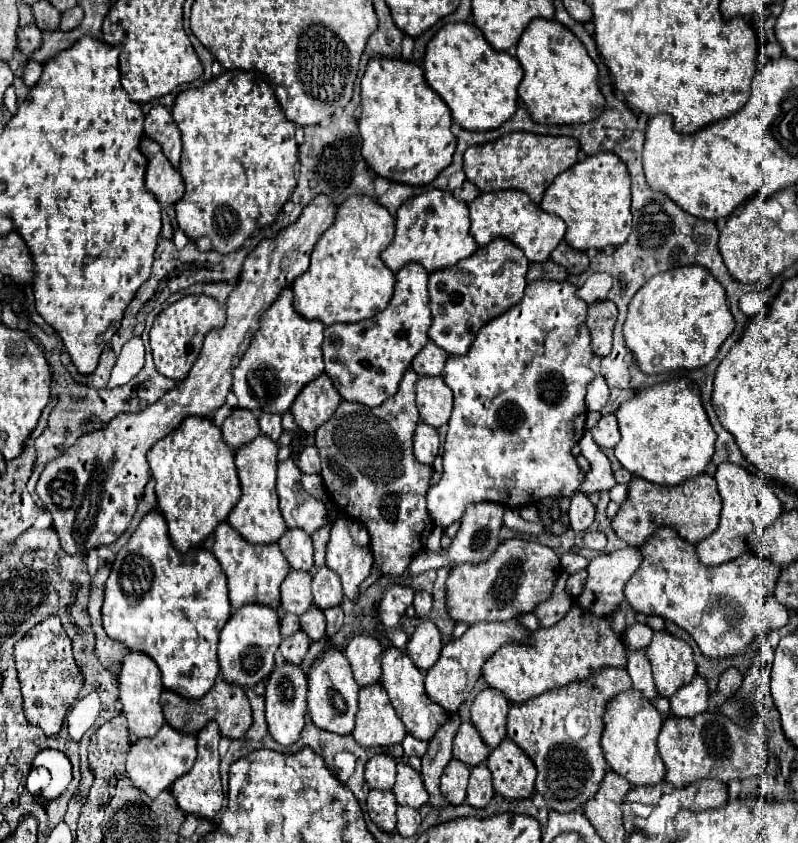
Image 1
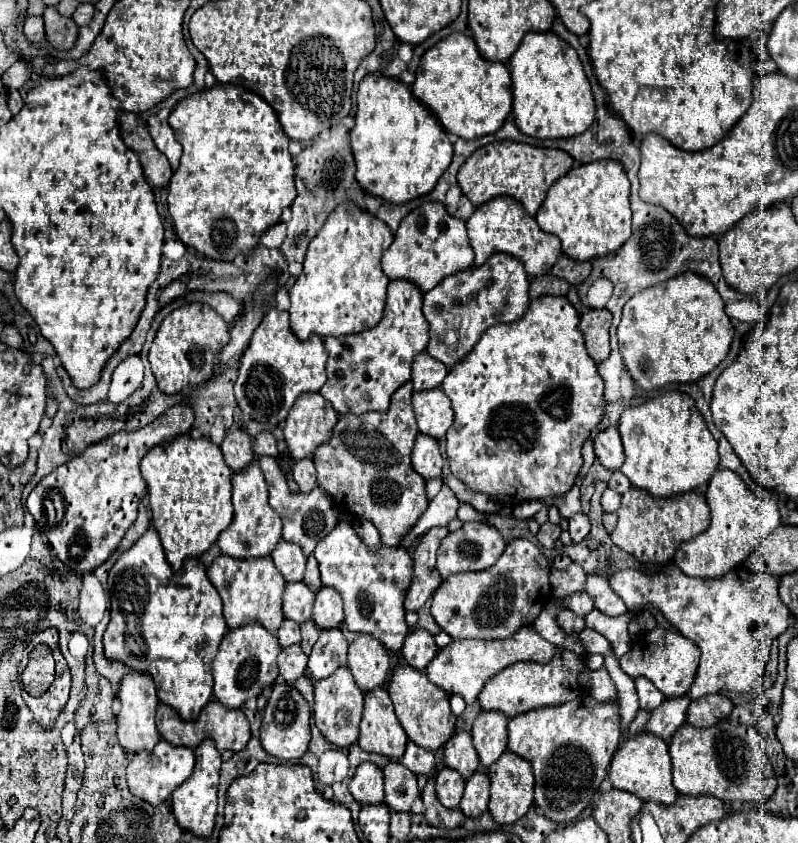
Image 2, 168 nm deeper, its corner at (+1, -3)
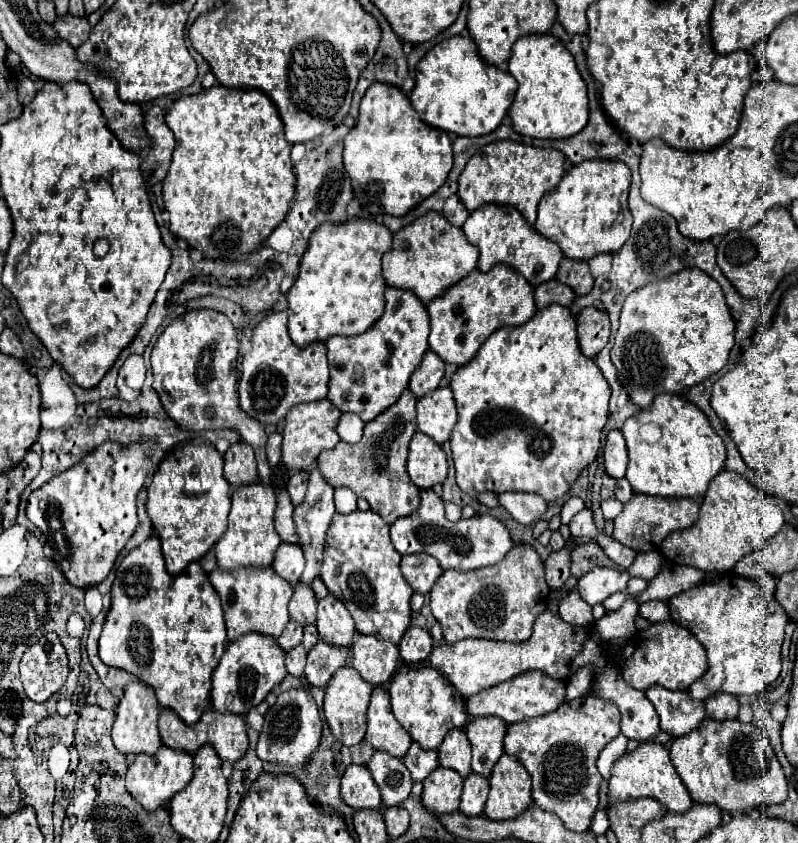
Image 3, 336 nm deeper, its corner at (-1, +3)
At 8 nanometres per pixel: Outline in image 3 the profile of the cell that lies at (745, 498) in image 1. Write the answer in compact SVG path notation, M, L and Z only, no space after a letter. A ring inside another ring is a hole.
M722 470L708 486L698 522L686 530L672 532L660 546L660 552L674 564L692 566L706 574L728 572L746 554L762 548L782 526L782 510L770 496L750 484L744 476Z

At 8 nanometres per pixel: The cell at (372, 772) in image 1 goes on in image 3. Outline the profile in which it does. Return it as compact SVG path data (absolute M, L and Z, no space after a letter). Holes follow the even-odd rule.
M352 764L342 776L342 798L348 806L360 808L380 808L380 790L372 780L372 774L366 766Z

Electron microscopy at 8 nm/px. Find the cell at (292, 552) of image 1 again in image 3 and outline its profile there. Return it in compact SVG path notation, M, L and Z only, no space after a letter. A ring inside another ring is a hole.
M282 542L276 550L272 568L290 584L298 584L302 572L304 572L304 554L298 544L286 544Z

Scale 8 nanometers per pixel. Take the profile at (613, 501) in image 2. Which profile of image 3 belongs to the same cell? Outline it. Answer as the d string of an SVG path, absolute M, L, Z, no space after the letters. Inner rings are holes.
M606 498L602 500L602 512L606 520L614 520L622 512L622 502L616 498Z

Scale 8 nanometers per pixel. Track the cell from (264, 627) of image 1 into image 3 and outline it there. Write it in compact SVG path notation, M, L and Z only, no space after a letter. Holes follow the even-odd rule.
M248 632L226 646L218 666L214 668L212 706L218 712L248 714L248 710L258 706L268 696L268 692L284 680L286 674L288 672L284 666L284 650L278 648L276 638L260 632Z

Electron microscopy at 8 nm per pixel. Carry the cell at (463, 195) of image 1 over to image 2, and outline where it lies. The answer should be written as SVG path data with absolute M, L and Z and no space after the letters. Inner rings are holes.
M462 196L460 202L456 205L447 207L447 211L450 215L460 218L460 220L468 220L470 214L474 212L474 204L472 204L466 196Z

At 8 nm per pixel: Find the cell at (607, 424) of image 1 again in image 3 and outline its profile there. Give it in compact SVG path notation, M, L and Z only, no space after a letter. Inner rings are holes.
M610 430L606 434L604 444L604 464L606 472L614 478L622 478L628 464L628 452L626 452L626 440L620 430Z

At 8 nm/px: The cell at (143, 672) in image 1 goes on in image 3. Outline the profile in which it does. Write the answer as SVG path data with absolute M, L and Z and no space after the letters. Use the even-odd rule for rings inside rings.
M136 680L132 684L128 684L128 688L124 690L124 696L116 708L116 720L112 726L112 740L114 746L122 752L122 754L154 754L160 746L160 734L158 734L158 710L160 704L156 700L156 694L152 692L152 688L148 688L148 684Z

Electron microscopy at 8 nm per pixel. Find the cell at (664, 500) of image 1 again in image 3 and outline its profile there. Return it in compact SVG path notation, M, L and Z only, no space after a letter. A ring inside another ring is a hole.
M634 494L626 504L620 516L614 518L614 534L612 538L636 552L652 552L658 550L668 534L676 530L690 528L700 514L700 504L692 498L660 498L648 494Z

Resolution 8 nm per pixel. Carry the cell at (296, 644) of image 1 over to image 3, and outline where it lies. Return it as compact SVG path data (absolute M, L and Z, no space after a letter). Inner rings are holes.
M296 646L292 650L286 652L286 668L292 676L302 676L304 674L304 666L306 666L306 648L304 646Z

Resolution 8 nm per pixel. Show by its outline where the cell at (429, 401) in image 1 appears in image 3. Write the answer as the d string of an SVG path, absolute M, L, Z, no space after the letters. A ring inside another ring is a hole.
M436 388L428 396L420 398L416 404L418 410L418 430L444 444L450 438L450 432L456 424L456 406L454 394L450 388Z

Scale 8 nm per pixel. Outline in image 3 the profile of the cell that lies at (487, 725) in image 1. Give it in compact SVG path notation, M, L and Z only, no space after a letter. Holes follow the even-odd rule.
M498 716L474 718L466 726L466 734L472 744L472 770L480 776L490 776L494 764L504 754L504 720Z

